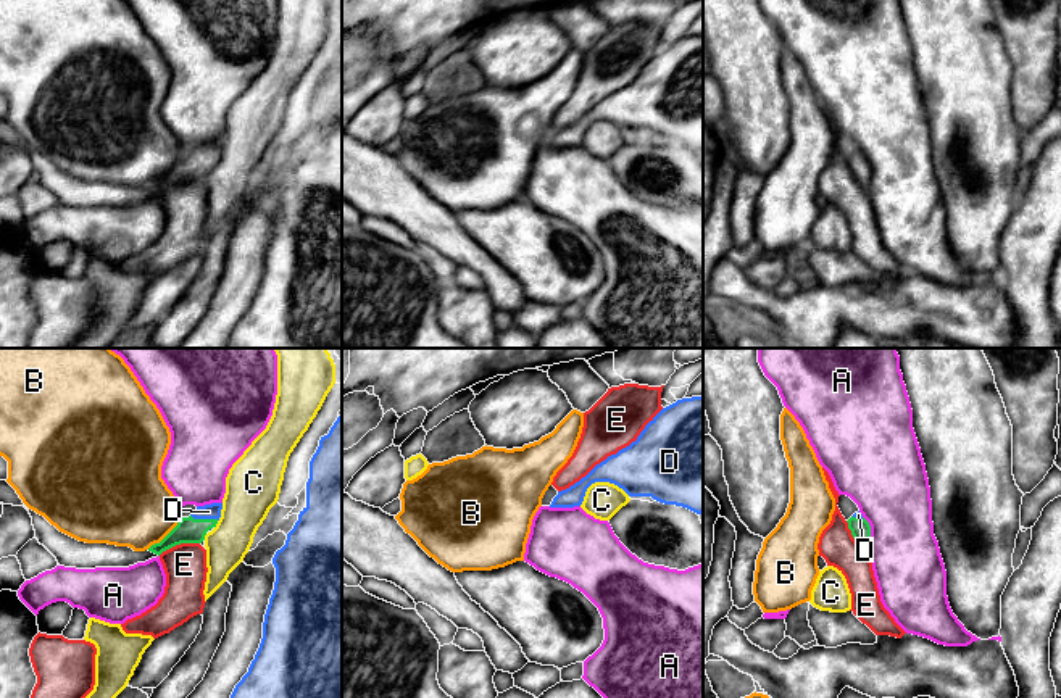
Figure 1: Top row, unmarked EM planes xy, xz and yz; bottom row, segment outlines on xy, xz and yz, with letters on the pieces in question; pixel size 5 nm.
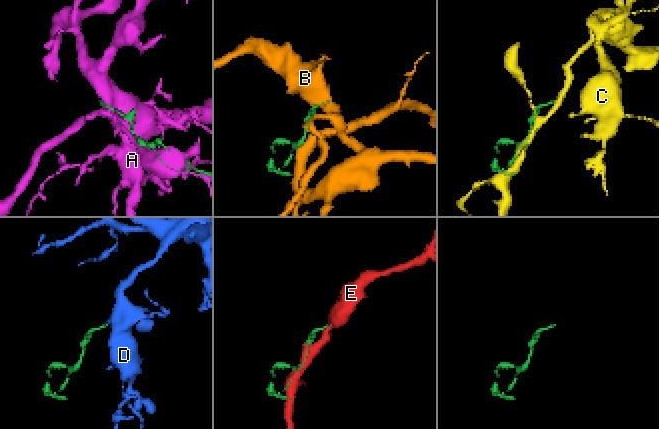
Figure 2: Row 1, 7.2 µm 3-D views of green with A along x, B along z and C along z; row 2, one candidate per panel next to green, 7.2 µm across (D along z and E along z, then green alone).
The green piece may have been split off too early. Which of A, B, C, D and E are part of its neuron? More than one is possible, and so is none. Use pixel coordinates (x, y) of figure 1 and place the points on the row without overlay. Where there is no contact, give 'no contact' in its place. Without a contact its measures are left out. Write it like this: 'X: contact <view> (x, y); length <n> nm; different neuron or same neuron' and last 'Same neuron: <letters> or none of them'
A: contact yz (869, 168); length 140 nm; different neuron
B: contact xy (166, 174); length 240 nm; different neuron
C: contact xy (216, 162); length 40 nm; different neuron
D: contact xy (205, 158); length 150 nm; same neuron
E: contact xy (178, 182); length 220 nm; different neuron
Same neuron: D

